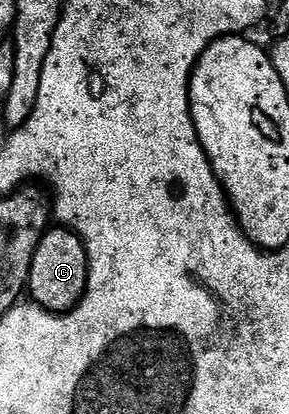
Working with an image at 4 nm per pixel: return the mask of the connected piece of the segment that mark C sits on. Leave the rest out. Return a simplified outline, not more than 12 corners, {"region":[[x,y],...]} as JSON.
{"region":[[63,225],[30,265],[35,306],[67,313],[87,289],[88,250]]}

